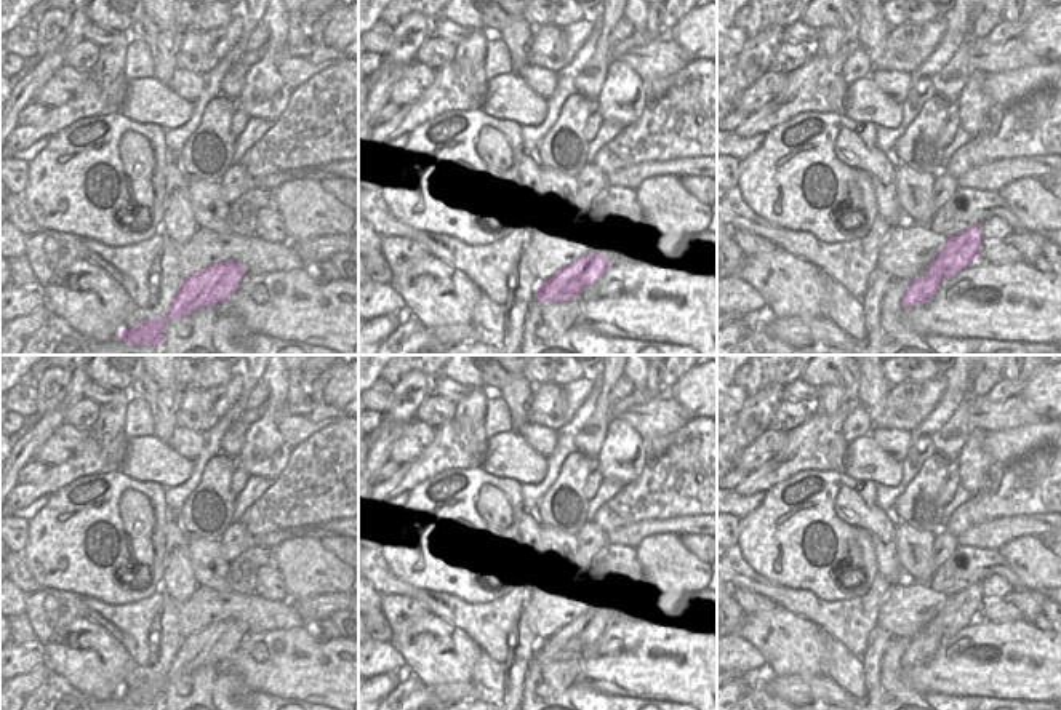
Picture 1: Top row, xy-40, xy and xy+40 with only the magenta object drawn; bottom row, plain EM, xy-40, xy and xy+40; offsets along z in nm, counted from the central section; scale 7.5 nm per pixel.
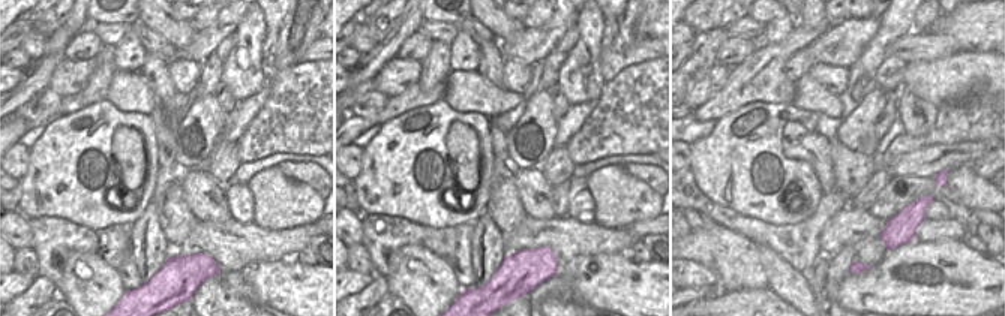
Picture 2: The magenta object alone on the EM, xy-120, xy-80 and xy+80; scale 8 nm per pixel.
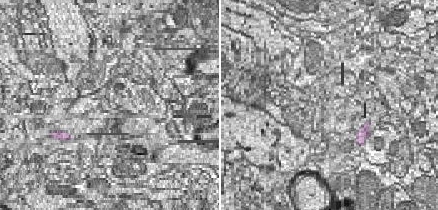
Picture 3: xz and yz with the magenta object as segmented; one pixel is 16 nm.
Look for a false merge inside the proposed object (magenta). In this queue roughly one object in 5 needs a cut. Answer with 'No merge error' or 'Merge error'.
No merge error.

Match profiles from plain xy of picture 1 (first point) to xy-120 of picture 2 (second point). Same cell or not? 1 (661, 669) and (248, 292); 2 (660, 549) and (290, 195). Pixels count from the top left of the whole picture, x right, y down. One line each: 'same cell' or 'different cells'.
1: different cells
2: same cell

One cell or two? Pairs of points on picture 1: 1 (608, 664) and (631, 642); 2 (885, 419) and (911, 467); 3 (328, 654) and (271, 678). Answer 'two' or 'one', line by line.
1: one
2: two
3: one

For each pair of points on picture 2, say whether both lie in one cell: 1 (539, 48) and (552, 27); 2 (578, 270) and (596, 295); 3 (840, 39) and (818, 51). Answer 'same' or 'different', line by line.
1: same
2: same
3: same

